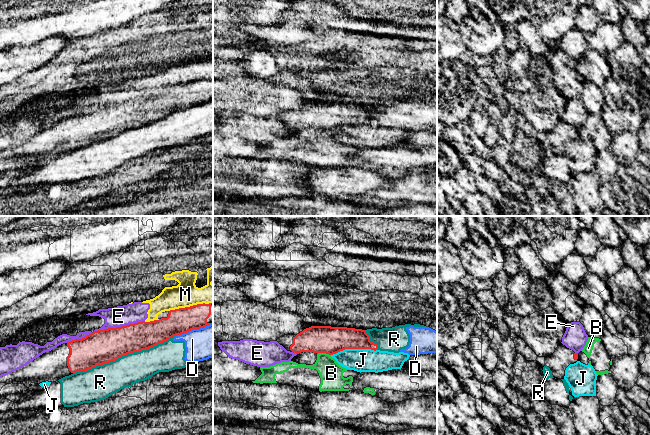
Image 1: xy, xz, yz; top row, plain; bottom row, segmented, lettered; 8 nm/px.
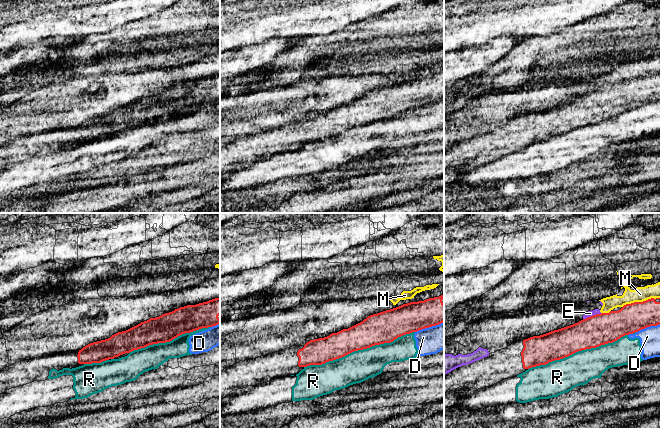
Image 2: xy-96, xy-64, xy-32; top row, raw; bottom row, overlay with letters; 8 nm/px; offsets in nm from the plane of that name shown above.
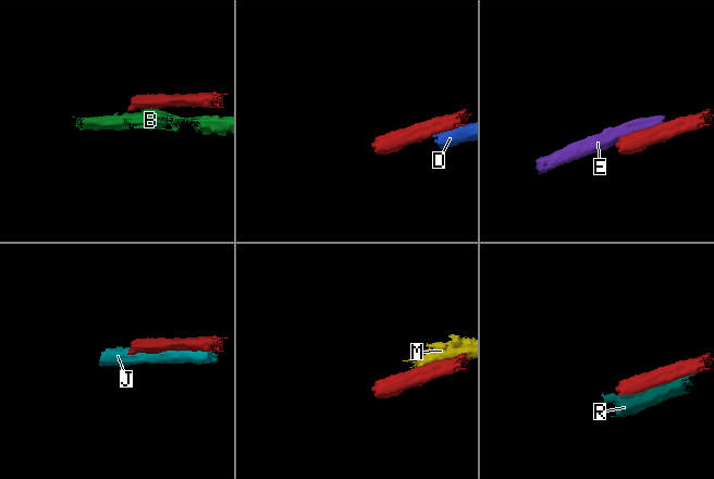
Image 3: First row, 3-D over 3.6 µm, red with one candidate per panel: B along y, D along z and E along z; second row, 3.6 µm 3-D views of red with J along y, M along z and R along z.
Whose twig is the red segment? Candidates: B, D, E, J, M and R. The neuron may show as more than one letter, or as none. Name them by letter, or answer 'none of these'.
none of these

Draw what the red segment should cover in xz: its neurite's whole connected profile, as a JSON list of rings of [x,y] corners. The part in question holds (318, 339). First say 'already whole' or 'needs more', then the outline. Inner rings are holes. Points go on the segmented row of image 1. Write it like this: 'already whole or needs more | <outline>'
needs more | [[[311,326],[297,335],[284,335],[276,341],[296,354],[313,352],[333,355],[345,349],[378,350],[378,345],[370,341],[366,330],[347,327]]]

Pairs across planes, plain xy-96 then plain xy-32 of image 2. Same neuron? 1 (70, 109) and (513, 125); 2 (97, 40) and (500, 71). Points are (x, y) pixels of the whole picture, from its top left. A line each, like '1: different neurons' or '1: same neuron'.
1: different neurons
2: same neuron

